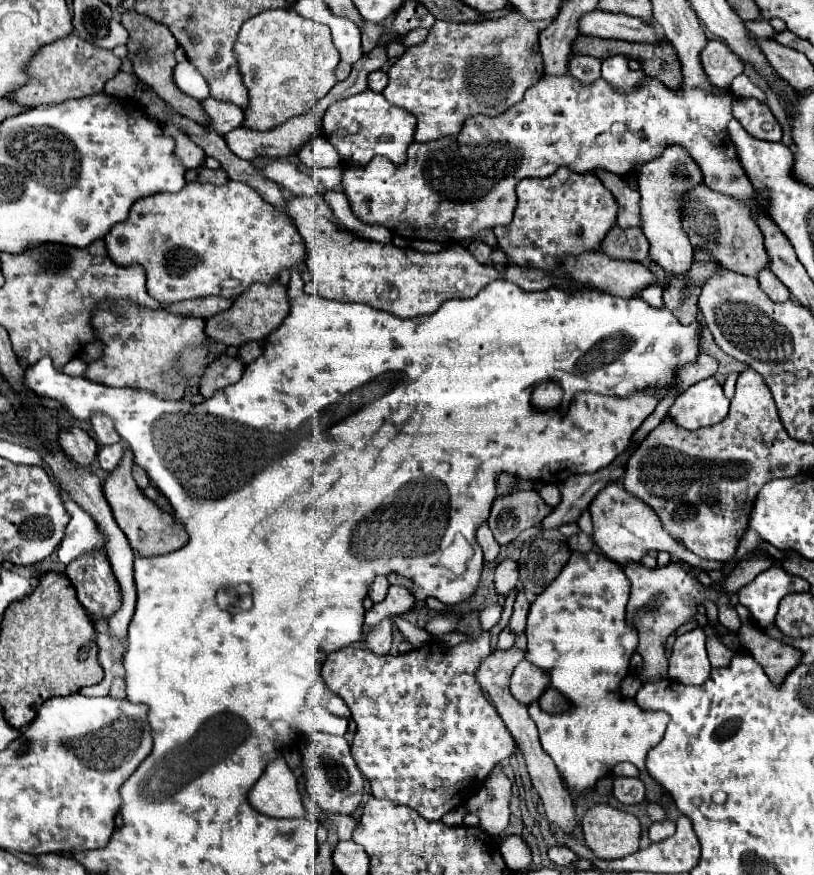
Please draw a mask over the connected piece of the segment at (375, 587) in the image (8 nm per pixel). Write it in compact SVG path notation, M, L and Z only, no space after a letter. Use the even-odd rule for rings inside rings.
M385 576L375 578L375 582L373 582L371 588L369 588L369 598L371 598L373 602L381 602L381 600L385 598L385 594L387 594L387 588L389 588L389 582L387 582Z

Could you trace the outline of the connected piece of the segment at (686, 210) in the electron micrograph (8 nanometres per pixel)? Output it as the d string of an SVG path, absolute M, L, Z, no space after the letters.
M705 186L683 196L683 228L693 246L707 248L711 256L731 272L757 278L757 274L771 264L763 234L751 214L751 208L743 202L723 198L723 194L711 194Z

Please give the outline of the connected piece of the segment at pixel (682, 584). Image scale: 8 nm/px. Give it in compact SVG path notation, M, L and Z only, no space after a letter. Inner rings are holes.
M671 560L667 566L657 566L657 568L647 568L641 562L627 562L623 566L625 576L631 580L631 598L627 604L627 622L637 630L639 634L639 646L637 652L643 658L643 672L641 672L641 680L643 682L655 682L661 678L668 677L669 659L665 652L665 642L667 638L679 628L683 626L687 620L697 616L697 604L703 604L707 600L717 602L719 600L719 592L733 596L737 594L739 588L743 588L747 584L747 568L751 568L751 560L741 562L731 574L729 578L719 586L719 584L711 584L711 586L703 586L697 578L693 570L685 570L683 562L675 562ZM685 596L693 596L695 602L685 602Z

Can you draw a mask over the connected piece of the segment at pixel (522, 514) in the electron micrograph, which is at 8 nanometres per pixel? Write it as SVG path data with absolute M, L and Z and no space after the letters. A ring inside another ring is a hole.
M517 490L499 496L493 502L489 528L499 544L509 544L523 530L539 526L553 508L539 496L537 490Z

